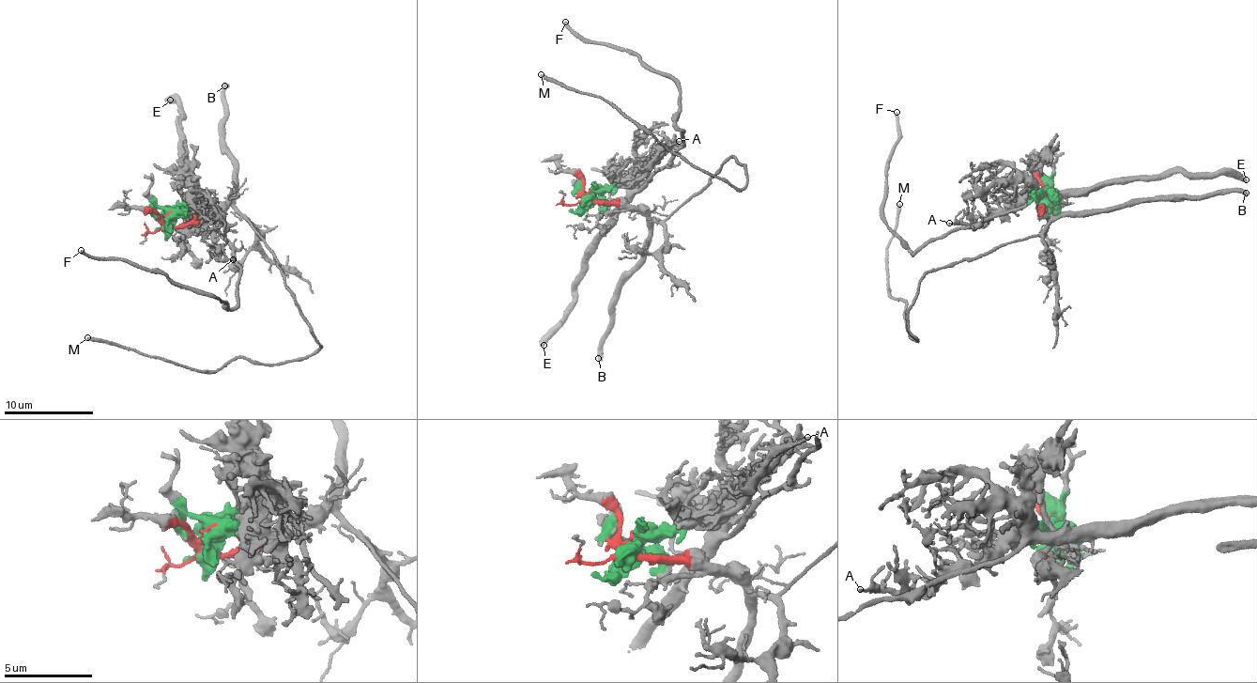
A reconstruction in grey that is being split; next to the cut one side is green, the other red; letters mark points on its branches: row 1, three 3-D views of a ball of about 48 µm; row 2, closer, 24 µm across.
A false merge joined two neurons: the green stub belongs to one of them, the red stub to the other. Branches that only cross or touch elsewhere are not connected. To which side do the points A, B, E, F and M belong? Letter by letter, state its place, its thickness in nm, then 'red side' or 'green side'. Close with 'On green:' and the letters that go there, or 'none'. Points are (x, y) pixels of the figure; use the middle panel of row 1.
A: place (679, 141); calibre 80 nm; green side
B: place (598, 358); calibre 440 nm; red side
E: place (544, 345); calibre 500 nm; green side
F: place (565, 22); calibre 240 nm; green side
M: place (541, 74); calibre 300 nm; red side
On green: A, E, F

